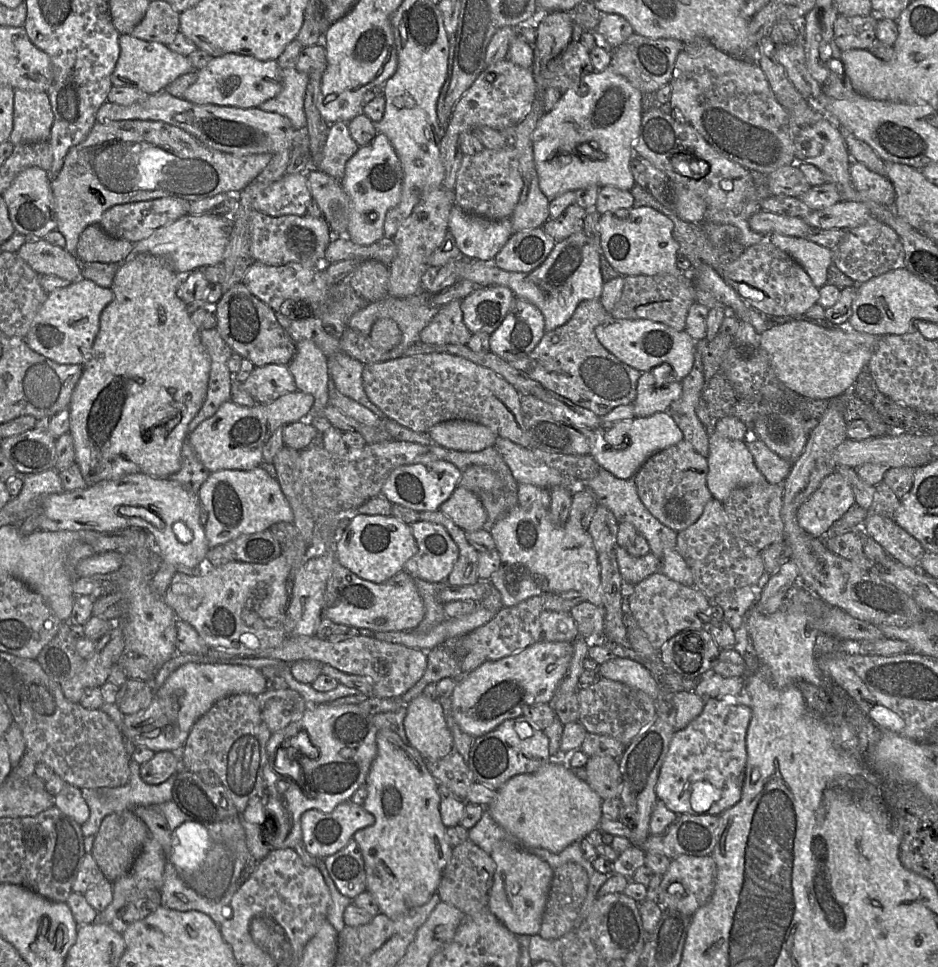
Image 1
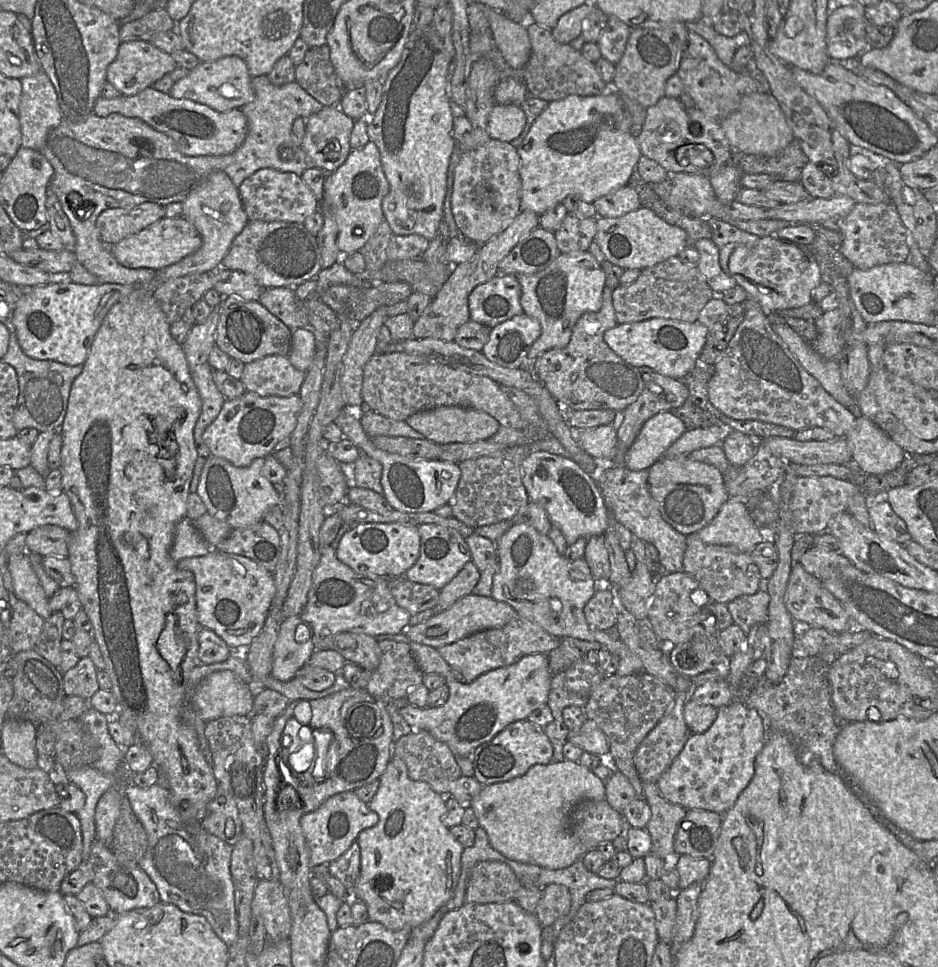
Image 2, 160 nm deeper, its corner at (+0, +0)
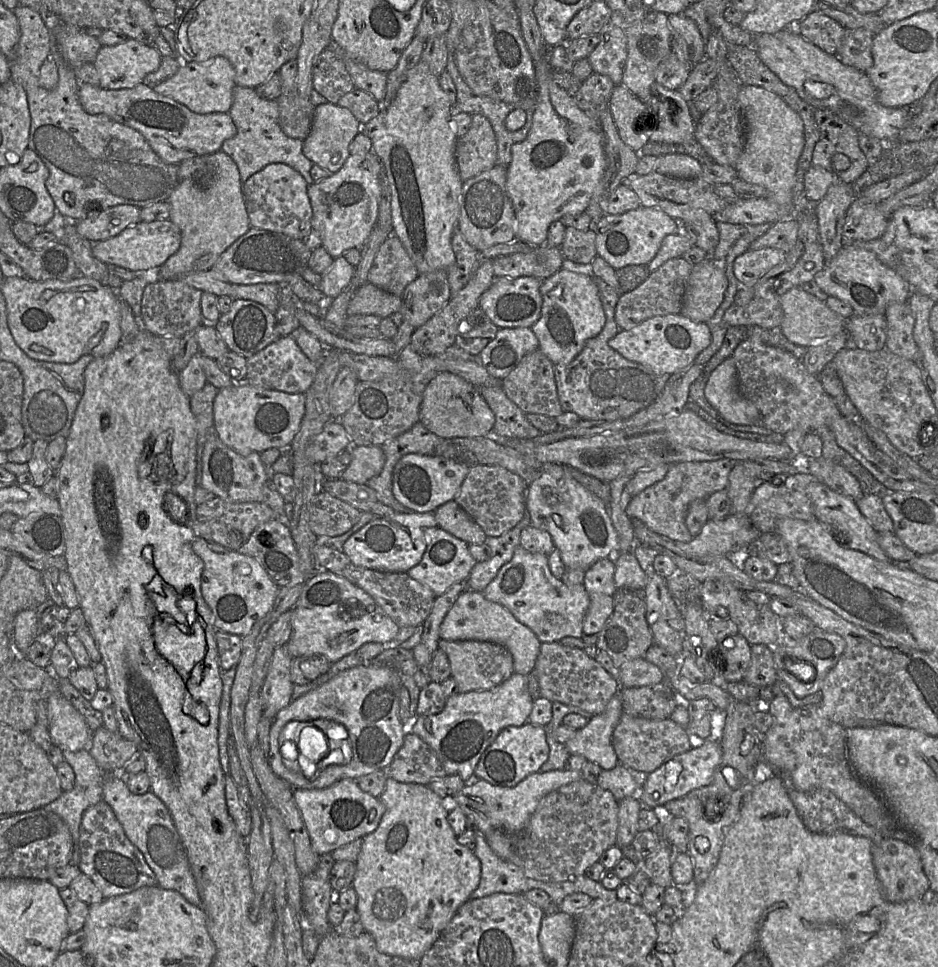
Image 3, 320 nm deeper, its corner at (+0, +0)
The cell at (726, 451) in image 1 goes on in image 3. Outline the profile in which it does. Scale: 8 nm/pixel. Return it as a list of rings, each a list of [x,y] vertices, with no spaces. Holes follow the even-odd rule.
[[[679,313],[655,316],[629,330],[619,330],[609,339],[608,345],[630,361],[642,364],[657,374],[671,376],[694,363],[710,341],[711,332],[705,322],[693,321]]]

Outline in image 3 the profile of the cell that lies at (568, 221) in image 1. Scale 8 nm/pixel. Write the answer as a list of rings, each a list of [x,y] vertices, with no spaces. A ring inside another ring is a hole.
[[[566,227],[565,239],[560,247],[564,259],[578,264],[590,264],[597,256],[596,235],[594,227],[587,230]]]

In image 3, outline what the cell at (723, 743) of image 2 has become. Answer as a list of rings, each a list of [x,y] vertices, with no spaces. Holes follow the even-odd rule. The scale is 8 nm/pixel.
[[[707,739],[695,743],[692,740],[692,745],[694,747],[690,750],[674,756],[646,776],[643,785],[637,793],[637,797],[644,807],[661,810],[659,812],[662,812],[663,806],[669,801],[682,798],[689,792],[712,783],[715,770],[719,766],[723,755],[721,742]]]

